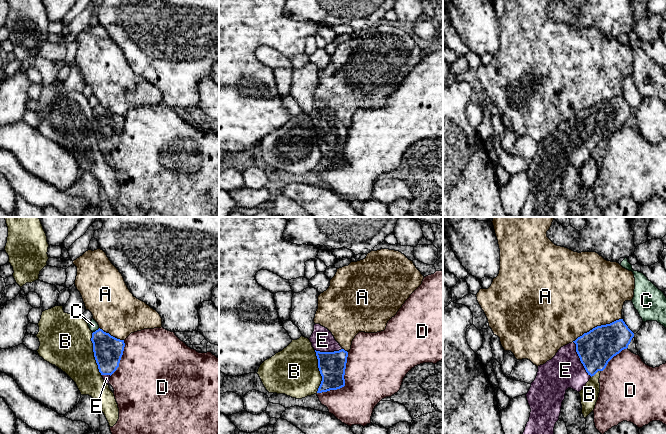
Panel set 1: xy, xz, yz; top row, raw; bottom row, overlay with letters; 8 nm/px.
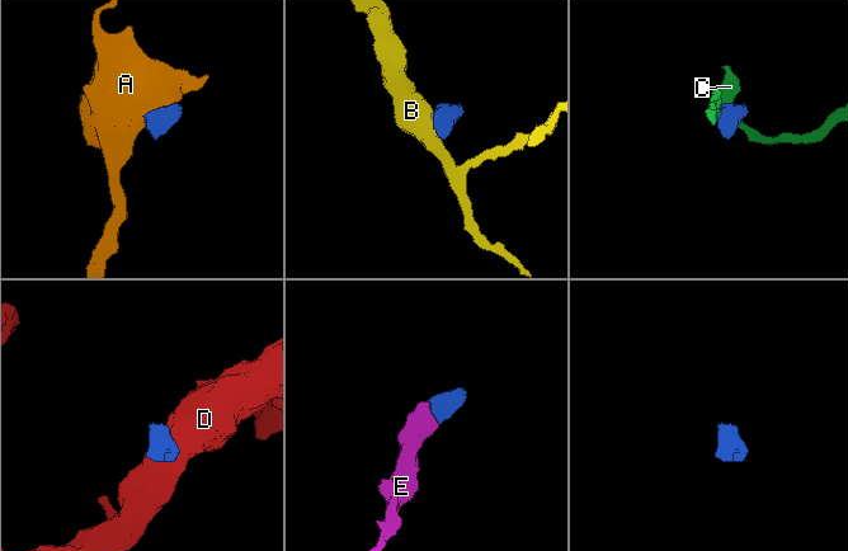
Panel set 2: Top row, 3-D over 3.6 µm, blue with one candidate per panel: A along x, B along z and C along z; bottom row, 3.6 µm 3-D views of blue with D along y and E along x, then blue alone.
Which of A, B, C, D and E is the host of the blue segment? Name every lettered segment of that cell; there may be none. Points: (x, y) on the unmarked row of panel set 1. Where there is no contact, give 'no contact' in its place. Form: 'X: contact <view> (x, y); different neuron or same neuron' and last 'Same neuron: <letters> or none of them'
A: contact yz (597, 102); different neuron
B: contact xy (94, 130); different neuron
C: contact xy (96, 106); different neuron
D: contact xz (344, 158); different neuron
E: contact yz (580, 135); same neuron
Same neuron: E

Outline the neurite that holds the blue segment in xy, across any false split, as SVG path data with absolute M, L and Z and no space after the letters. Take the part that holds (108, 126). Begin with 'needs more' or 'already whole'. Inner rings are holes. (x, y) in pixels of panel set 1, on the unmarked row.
needs more; M99 104L92 109L91 117L99 148L109 160L111 151L119 143L125 123L124 116L117 115Z

